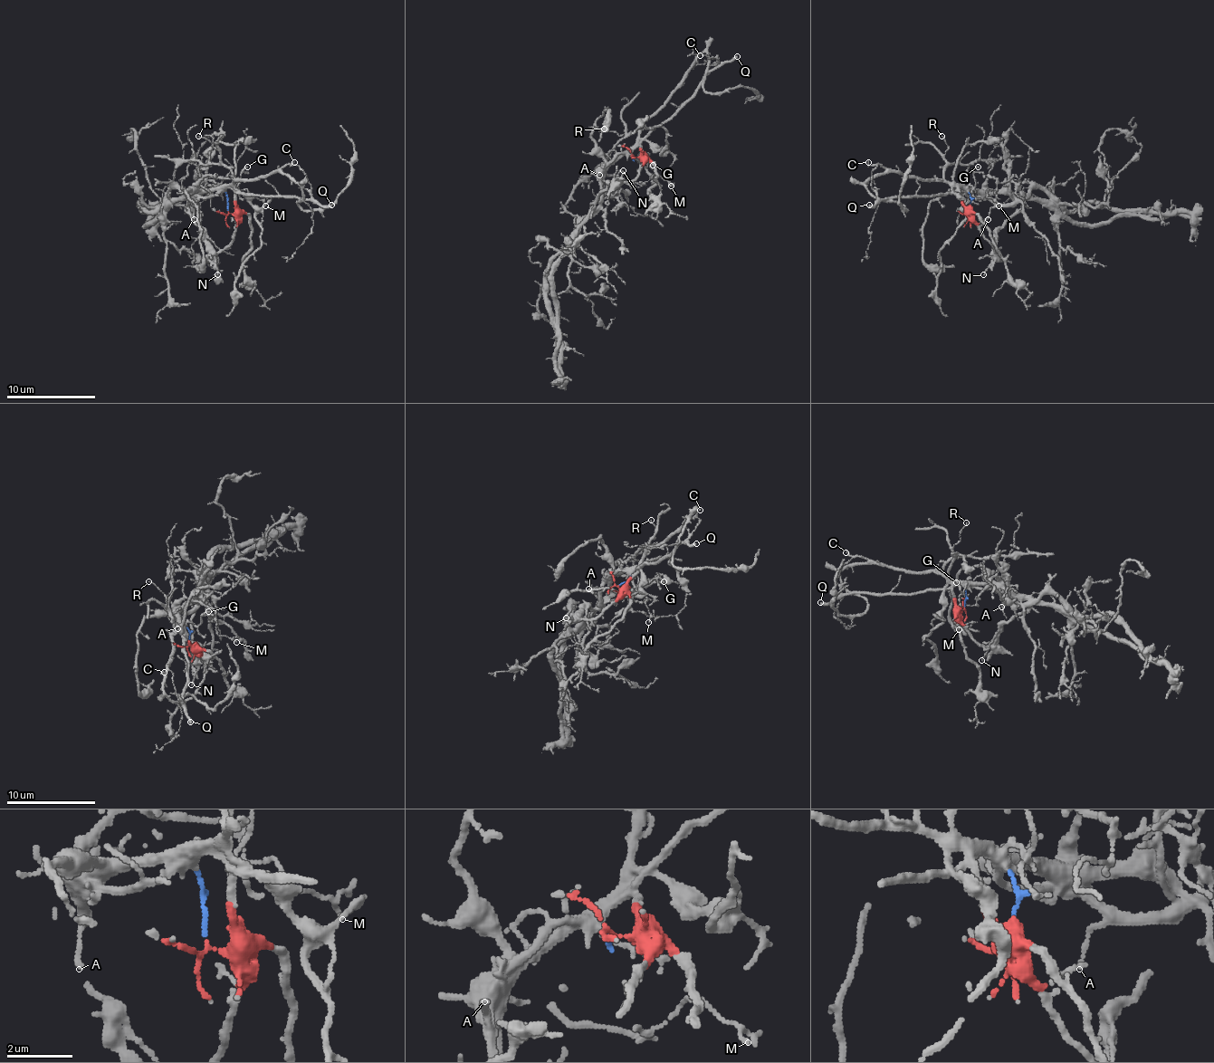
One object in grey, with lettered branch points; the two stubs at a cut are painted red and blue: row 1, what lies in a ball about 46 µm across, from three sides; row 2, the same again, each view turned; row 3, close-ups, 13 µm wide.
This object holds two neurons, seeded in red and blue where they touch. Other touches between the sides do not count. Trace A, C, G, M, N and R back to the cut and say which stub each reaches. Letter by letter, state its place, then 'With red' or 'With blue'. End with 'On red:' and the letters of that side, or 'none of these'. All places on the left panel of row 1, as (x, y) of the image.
A: Place: (194, 219). With blue
C: Place: (294, 162). With red
G: Place: (247, 167). With blue
M: Place: (265, 205). With blue
N: Place: (217, 274). With red
R: Place: (198, 136). With red
On red: C, N, R

